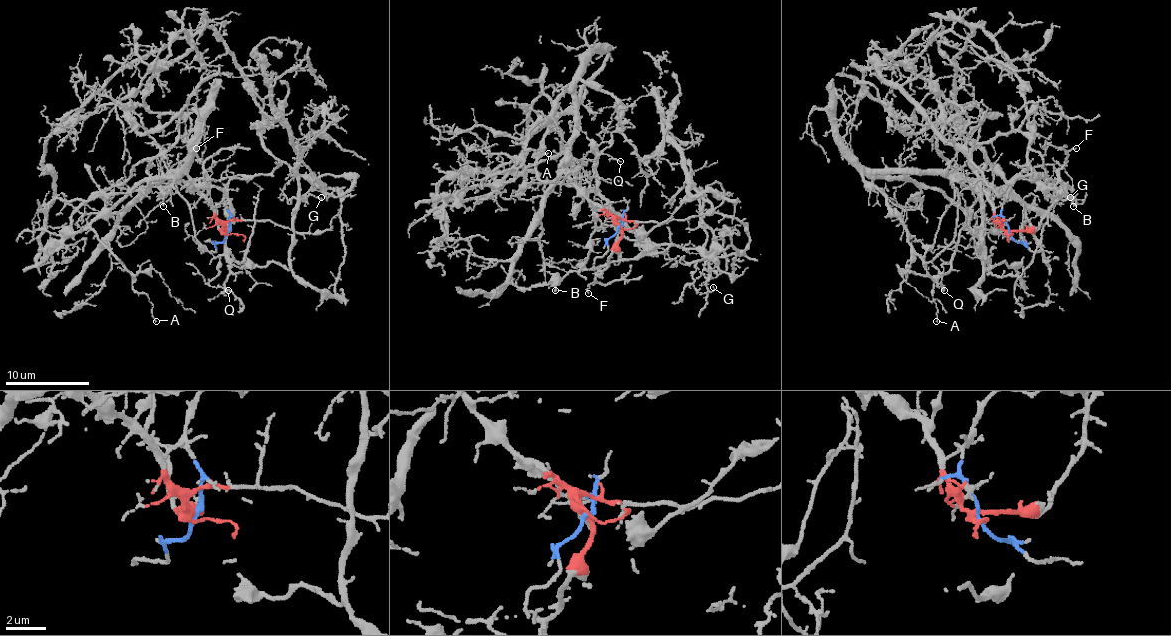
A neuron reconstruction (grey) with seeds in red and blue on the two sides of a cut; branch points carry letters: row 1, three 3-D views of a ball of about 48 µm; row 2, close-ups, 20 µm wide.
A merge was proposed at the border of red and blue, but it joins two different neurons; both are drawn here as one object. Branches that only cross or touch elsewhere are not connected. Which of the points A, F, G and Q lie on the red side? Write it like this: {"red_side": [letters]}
{"red_side": ["A", "F", "Q"]}

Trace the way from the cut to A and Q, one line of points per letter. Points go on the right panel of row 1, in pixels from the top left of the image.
A: (1008, 231), (981, 190), (949, 174), (875, 174), (936, 186), (964, 214), (951, 266), (934, 283), (936, 321)
Q: (1008, 231), (981, 190), (949, 174), (865, 174), (903, 224), (928, 275), (945, 290)

